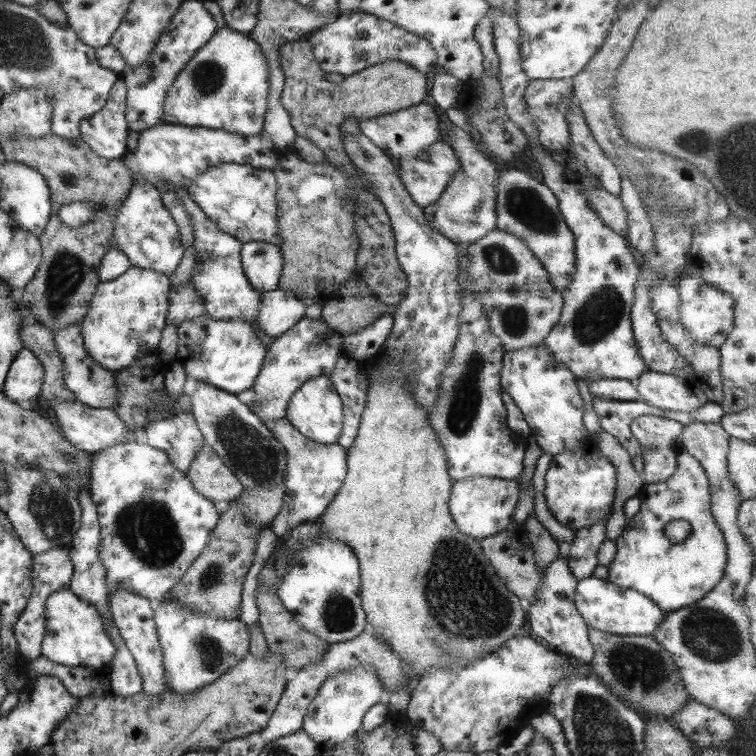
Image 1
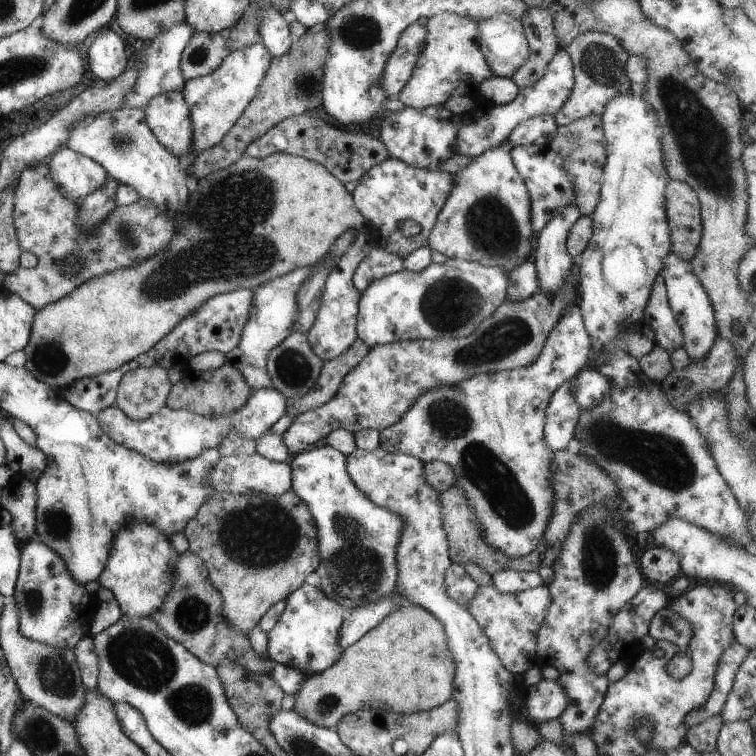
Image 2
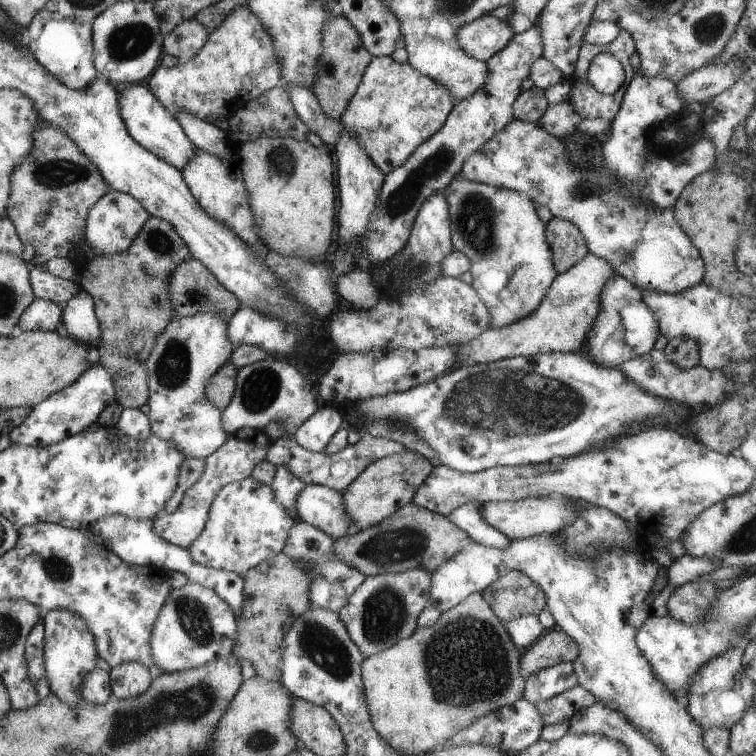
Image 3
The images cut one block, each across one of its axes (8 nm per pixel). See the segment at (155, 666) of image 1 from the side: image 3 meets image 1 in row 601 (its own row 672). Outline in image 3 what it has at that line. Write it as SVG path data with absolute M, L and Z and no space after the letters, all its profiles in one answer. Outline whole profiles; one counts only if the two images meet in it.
M124 663L108 673L109 689L115 699L127 699L143 694L153 678L143 666Z

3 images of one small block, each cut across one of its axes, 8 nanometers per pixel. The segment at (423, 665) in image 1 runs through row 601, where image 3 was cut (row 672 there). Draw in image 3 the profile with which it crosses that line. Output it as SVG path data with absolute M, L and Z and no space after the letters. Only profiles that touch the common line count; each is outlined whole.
M480 592L469 594L461 602L448 610L442 611L434 624L427 627L416 627L413 633L406 638L401 638L391 647L378 651L373 655L367 656L361 662L360 676L364 689L365 703L369 712L369 717L373 729L394 748L394 755L419 755L430 752L434 747L442 746L444 741L453 735L455 731L466 728L475 719L490 711L498 710L501 706L509 705L514 701L520 700L524 692L524 680L518 669L518 658L520 651L512 644L507 635L504 623L499 621L487 602L481 597Z

